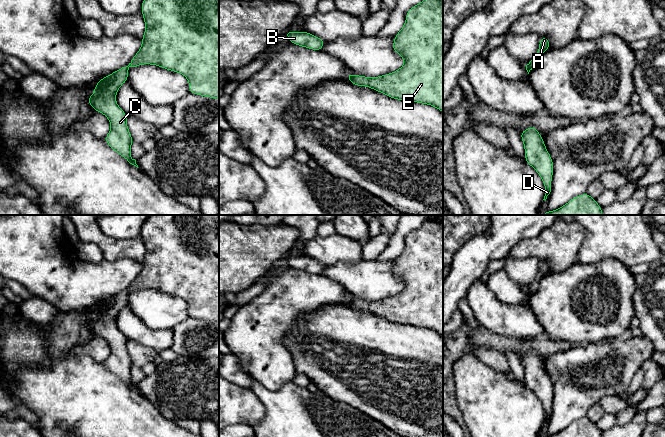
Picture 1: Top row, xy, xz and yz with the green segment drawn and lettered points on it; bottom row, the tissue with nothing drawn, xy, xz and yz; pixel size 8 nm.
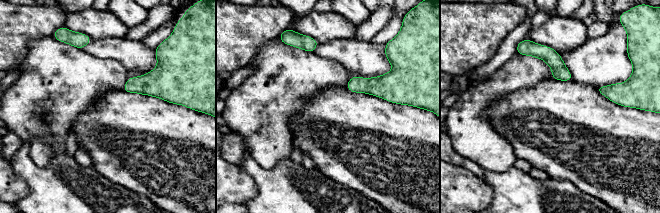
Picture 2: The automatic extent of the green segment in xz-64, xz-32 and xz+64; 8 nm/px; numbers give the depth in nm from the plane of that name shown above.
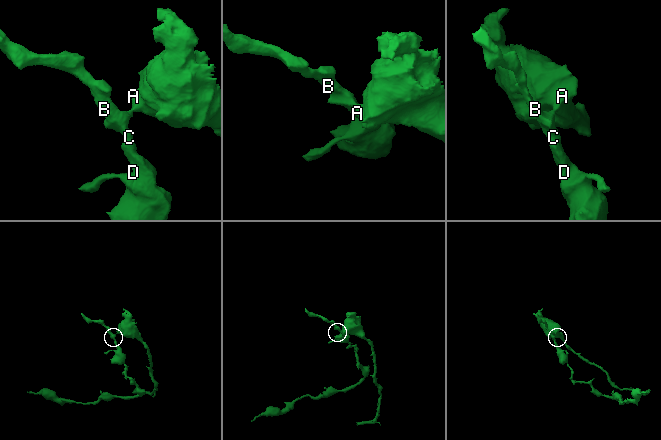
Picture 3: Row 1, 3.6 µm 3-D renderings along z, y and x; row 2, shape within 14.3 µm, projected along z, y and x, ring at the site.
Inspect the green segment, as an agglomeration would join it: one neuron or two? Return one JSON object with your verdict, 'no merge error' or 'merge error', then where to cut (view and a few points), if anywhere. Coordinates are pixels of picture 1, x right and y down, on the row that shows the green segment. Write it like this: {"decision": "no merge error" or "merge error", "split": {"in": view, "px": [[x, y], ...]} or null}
{"decision": "merge error", "split": {"in": "xz", "px": [[353, 75], [349, 79]]}}

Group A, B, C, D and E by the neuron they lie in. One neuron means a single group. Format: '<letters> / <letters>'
A E / B C D

